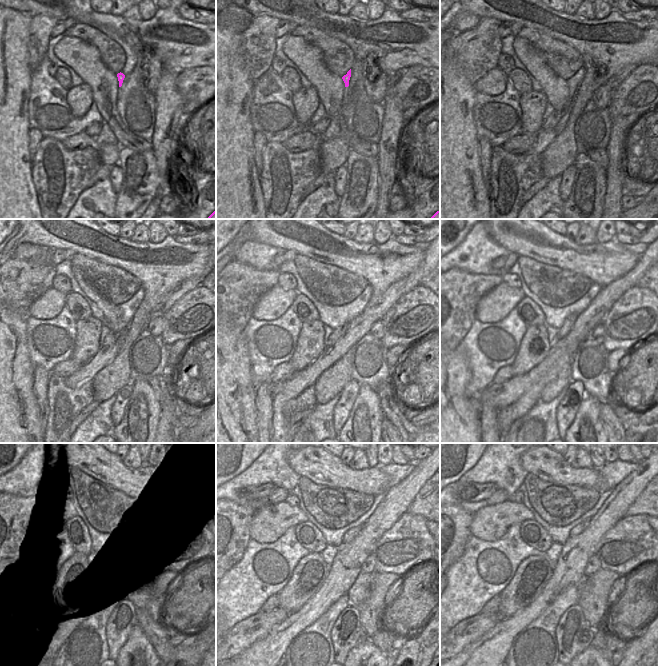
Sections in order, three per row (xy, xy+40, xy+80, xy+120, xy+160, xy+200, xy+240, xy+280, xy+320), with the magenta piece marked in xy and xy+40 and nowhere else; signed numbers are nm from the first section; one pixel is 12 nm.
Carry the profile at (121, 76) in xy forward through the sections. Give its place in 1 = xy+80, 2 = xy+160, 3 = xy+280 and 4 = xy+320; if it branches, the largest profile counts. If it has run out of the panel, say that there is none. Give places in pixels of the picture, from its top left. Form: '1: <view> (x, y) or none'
1: xy+80 (578, 76)
2: xy+160 (360, 302)
3: xy+280 (361, 520)
4: xy+320 (589, 514)

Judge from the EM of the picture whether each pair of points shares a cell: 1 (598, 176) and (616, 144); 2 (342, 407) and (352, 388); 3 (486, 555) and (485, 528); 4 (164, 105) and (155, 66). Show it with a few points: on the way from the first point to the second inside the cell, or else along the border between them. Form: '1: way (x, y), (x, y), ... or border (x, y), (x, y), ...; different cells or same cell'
1: border (606, 169), (605, 193); different cells
2: way (345, 403), (348, 393); same cell
3: border (507, 531), (493, 541), (480, 540), (472, 535); different cells
4: border (161, 75), (158, 82); different cells

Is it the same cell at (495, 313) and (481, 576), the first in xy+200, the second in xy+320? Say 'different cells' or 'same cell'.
different cells

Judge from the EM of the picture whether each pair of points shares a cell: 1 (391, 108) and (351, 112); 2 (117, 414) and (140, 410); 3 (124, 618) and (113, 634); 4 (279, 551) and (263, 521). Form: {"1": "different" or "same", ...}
{"1": "different", "2": "different", "3": "same", "4": "different"}

